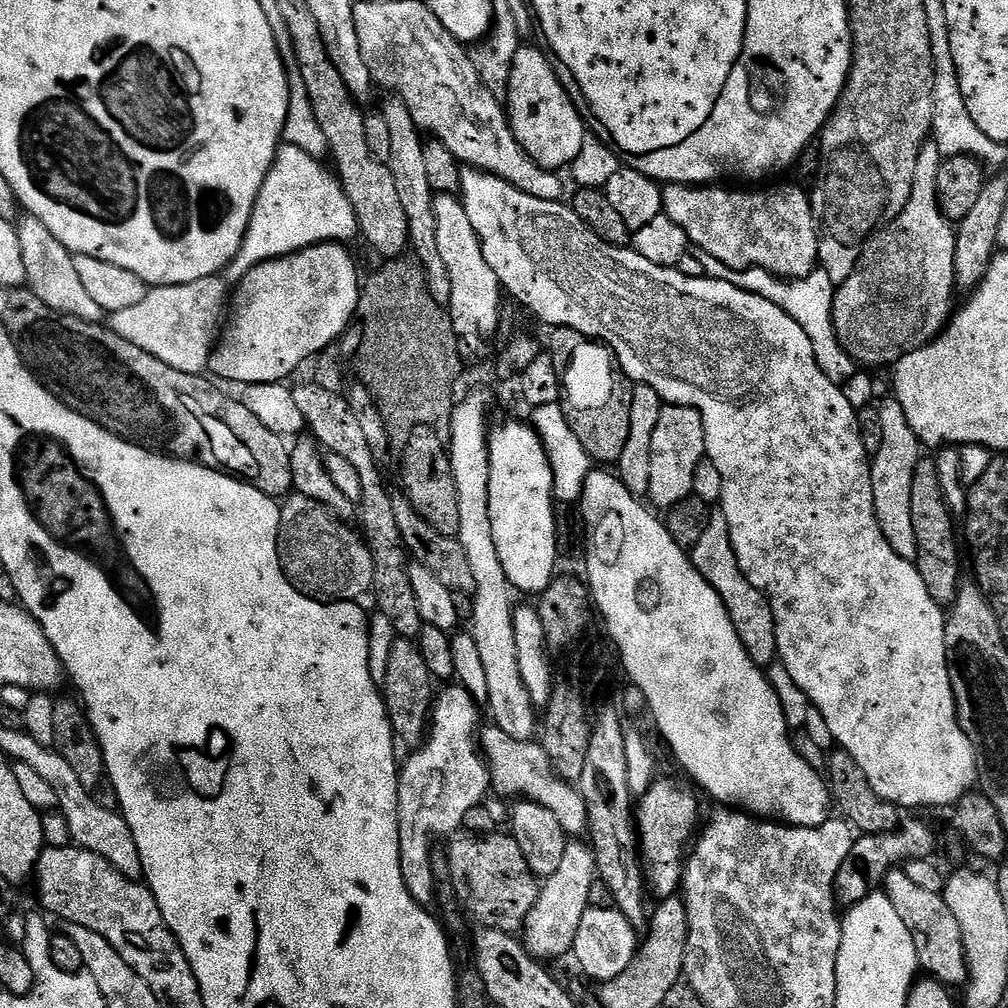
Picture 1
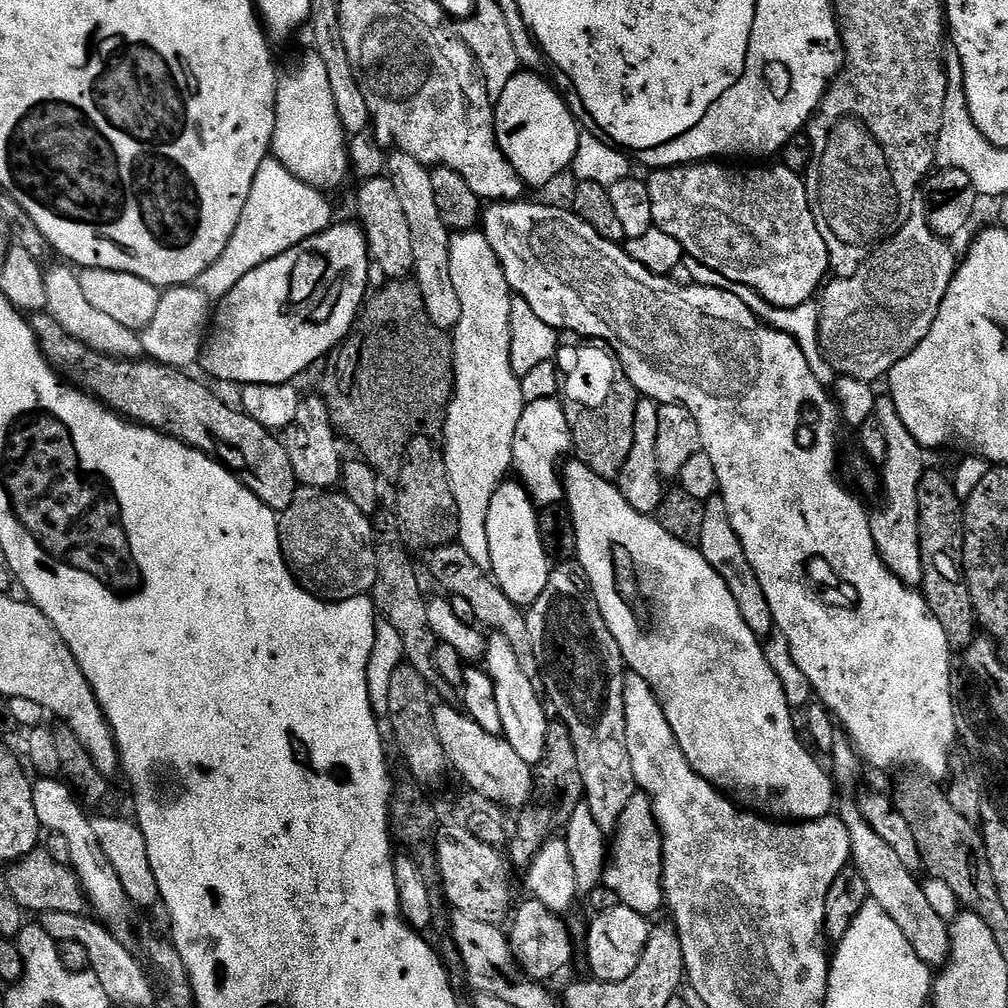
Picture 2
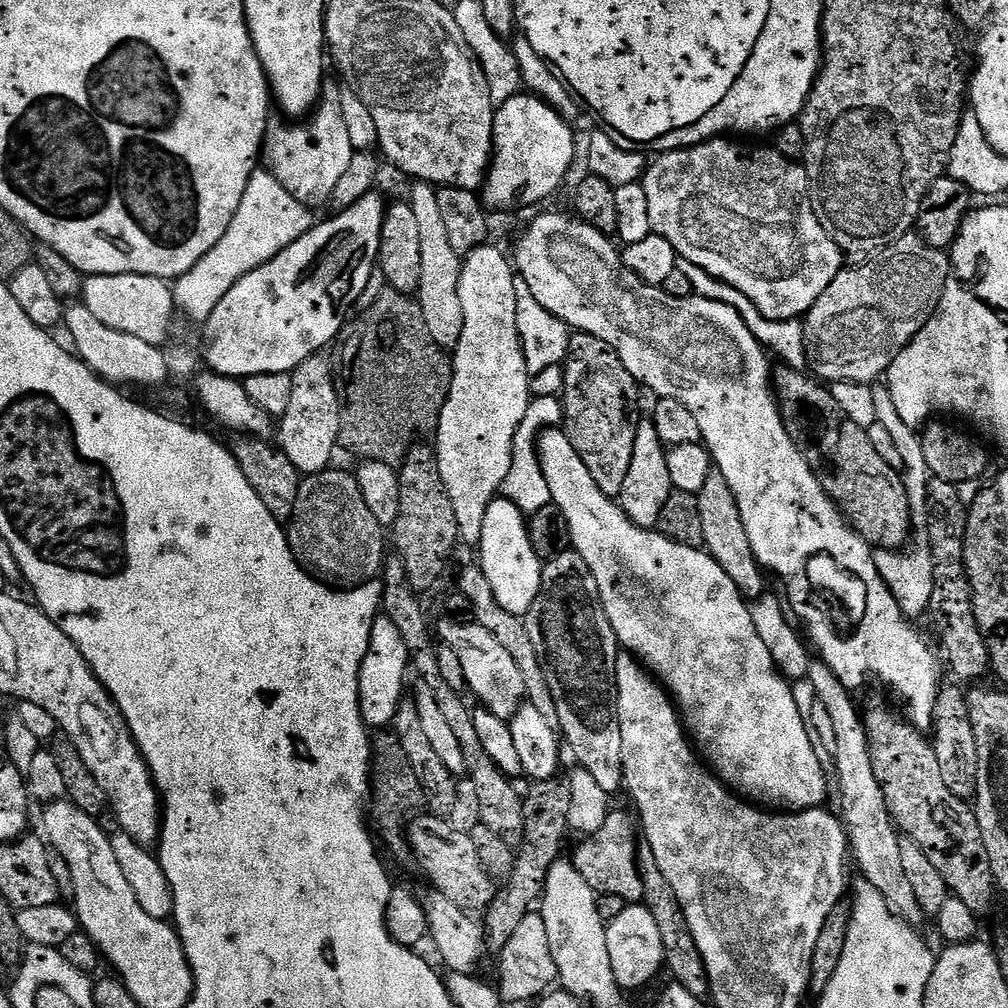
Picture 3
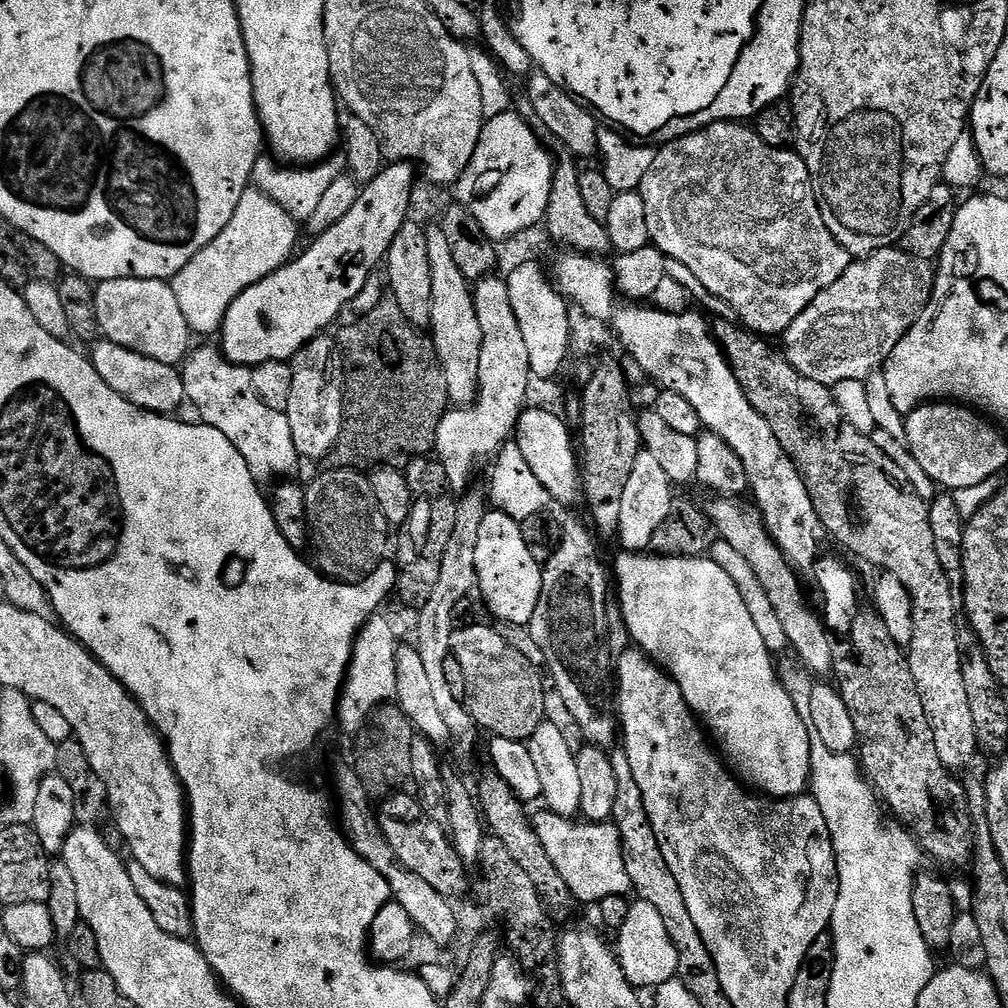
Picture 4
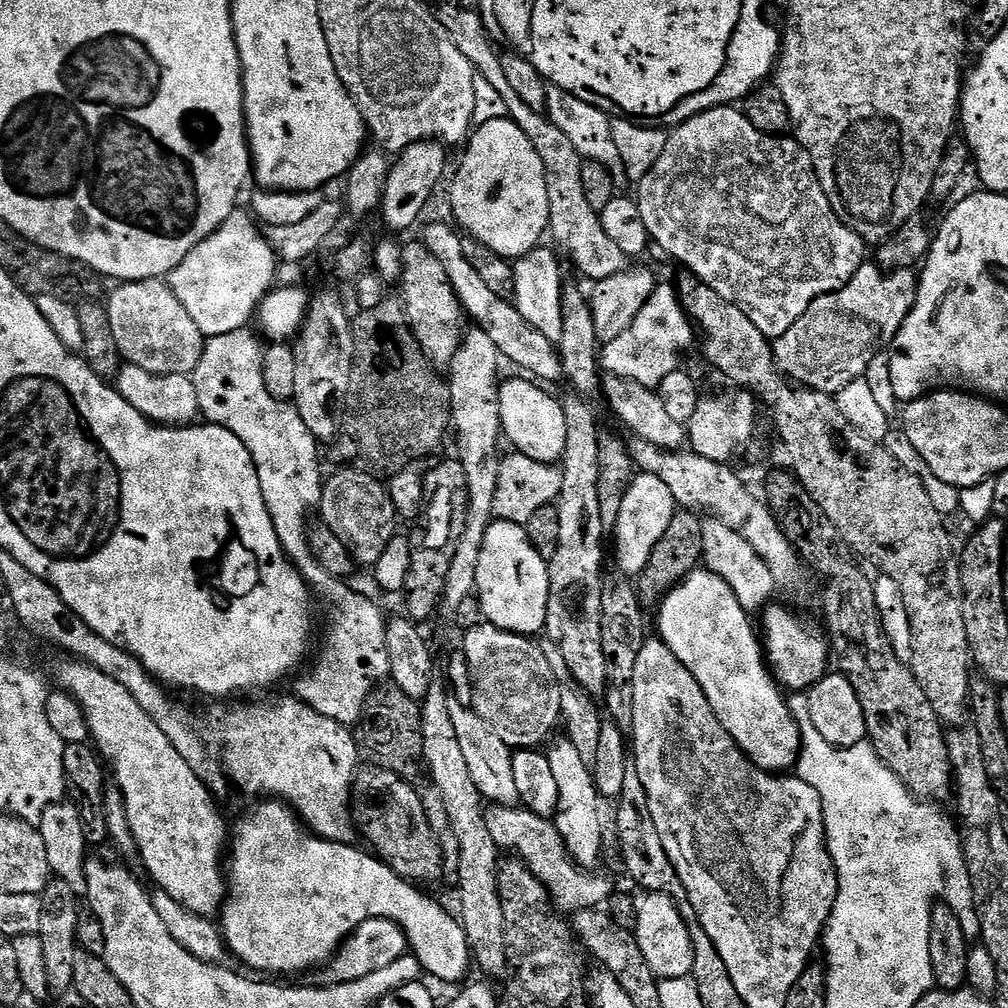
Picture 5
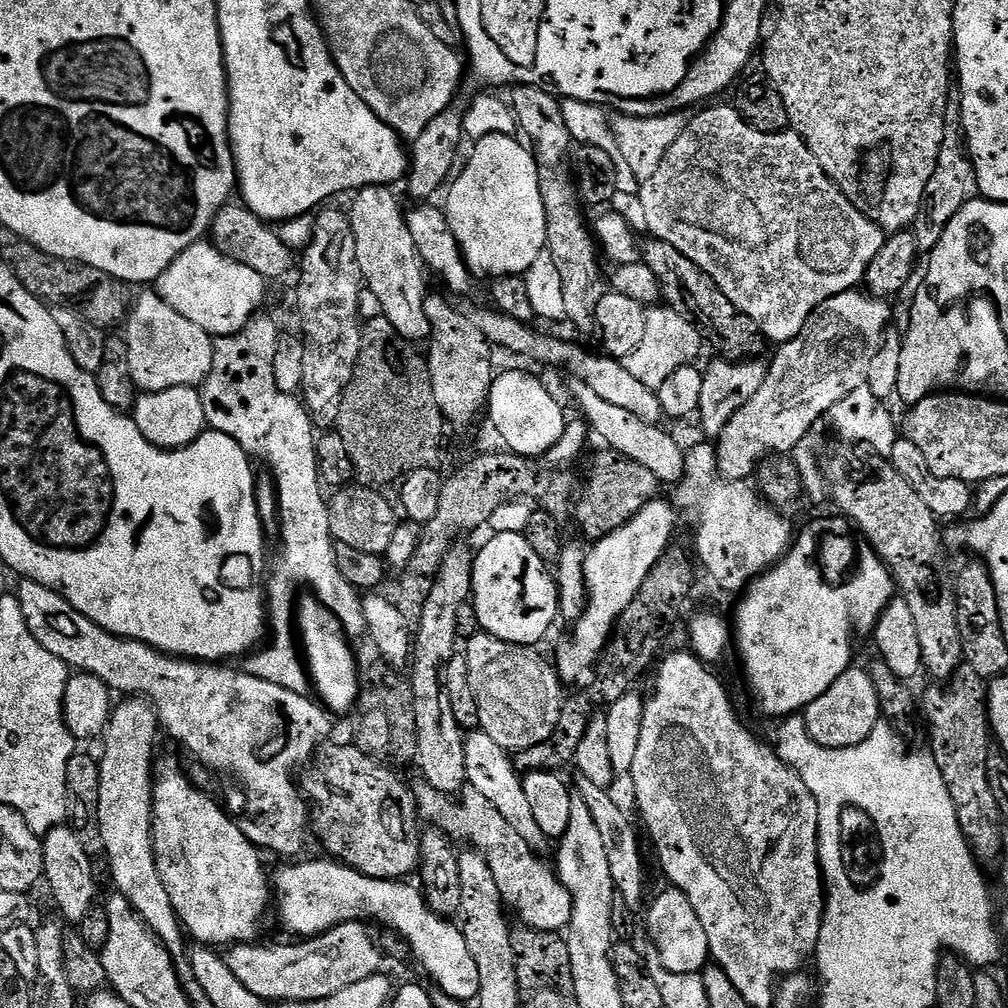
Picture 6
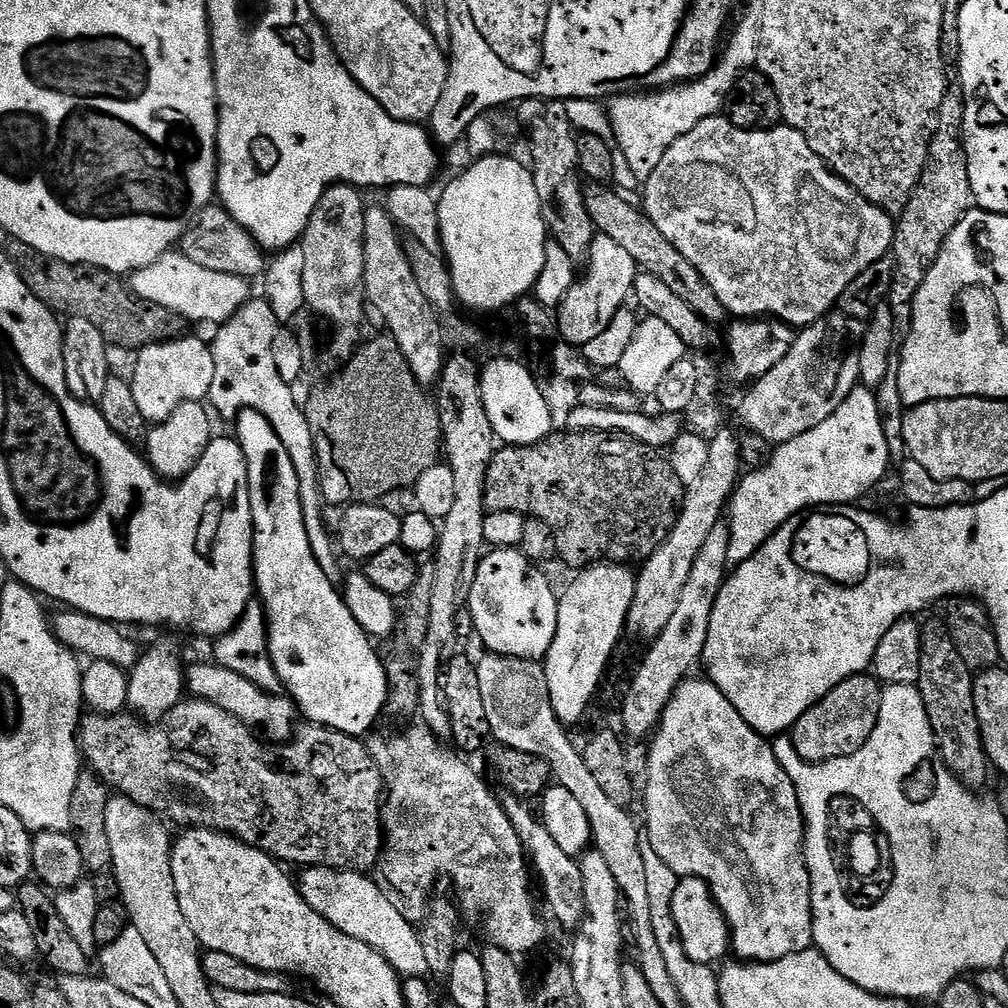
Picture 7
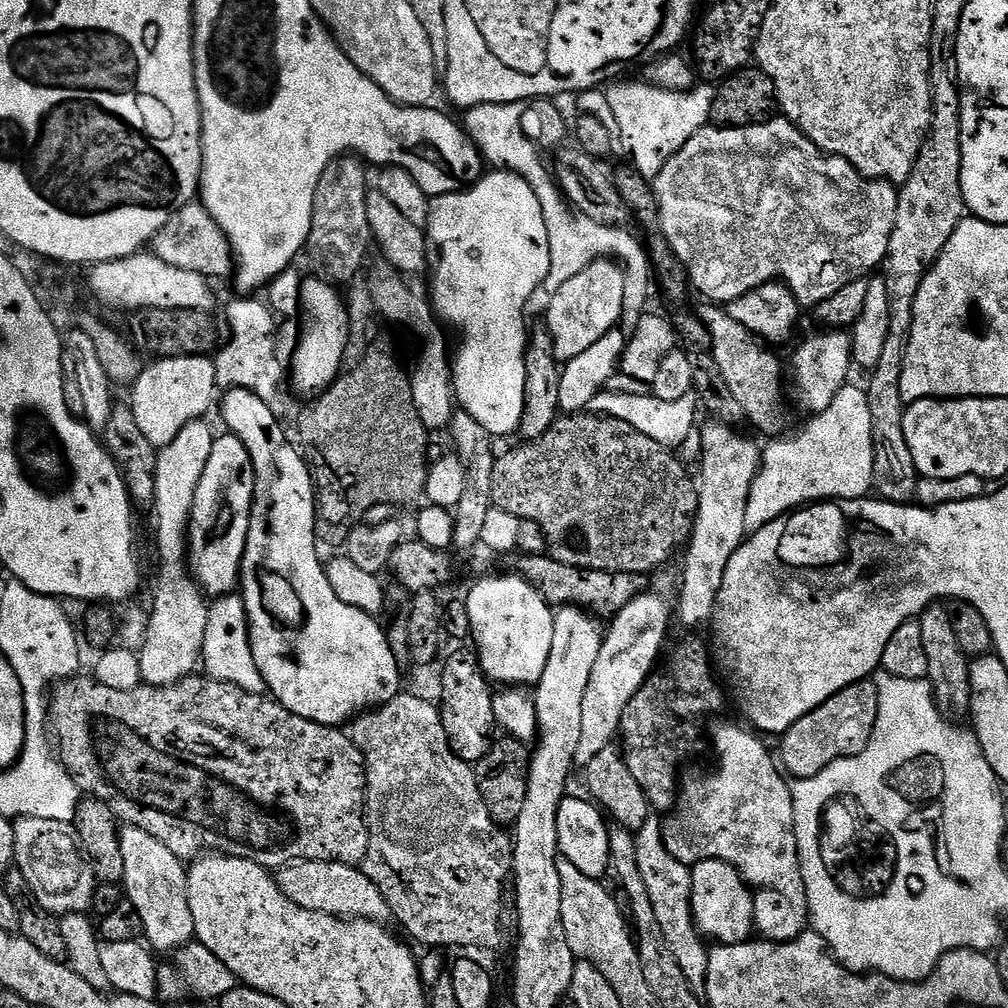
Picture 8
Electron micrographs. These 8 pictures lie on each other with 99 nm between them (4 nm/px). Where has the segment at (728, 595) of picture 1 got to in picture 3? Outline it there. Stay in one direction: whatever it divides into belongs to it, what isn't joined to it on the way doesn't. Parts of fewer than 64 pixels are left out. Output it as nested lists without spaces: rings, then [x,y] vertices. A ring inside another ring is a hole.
[[[718,474],[708,476],[706,486],[702,486],[702,490],[696,493],[696,501],[698,514],[702,517],[703,547],[708,555],[714,558],[714,562],[718,562],[718,566],[722,566],[722,570],[726,570],[734,586],[738,586],[738,590],[749,601],[765,595],[766,576],[760,565],[756,563],[756,559],[752,557],[750,538],[746,538],[746,526],[742,526],[742,518],[738,514],[738,502],[730,486],[726,486],[726,478]]]

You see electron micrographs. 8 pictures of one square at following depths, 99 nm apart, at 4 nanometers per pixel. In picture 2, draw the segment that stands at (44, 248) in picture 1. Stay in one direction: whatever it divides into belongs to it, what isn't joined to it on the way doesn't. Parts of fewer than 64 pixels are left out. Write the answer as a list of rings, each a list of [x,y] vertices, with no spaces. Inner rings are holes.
[[[72,266],[64,268],[48,268],[44,274],[46,284],[46,309],[49,316],[74,338],[81,340],[90,350],[98,350],[107,356],[115,356],[117,360],[138,360],[145,355],[144,347],[140,341],[140,332],[134,328],[121,326],[115,318],[102,314],[90,302],[82,291],[82,282],[77,269]]]

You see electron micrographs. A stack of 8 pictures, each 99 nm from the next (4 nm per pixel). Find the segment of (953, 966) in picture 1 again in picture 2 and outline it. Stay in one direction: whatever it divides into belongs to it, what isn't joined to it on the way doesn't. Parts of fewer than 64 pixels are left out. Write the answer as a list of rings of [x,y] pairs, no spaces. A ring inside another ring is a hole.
[[[852,798],[842,800],[838,804],[838,815],[850,834],[851,863],[858,870],[858,874],[862,874],[862,882],[866,882],[871,903],[882,906],[882,910],[886,910],[886,914],[894,918],[898,930],[902,930],[906,942],[910,942],[914,954],[918,954],[922,962],[926,962],[933,970],[943,968],[952,945],[949,921],[938,918],[938,914],[926,899],[923,883],[919,879],[916,881],[917,877],[910,870],[906,870],[906,866],[902,866],[902,858],[897,858],[894,850],[890,850],[890,846],[886,846],[886,842],[878,838],[859,812],[857,801]]]

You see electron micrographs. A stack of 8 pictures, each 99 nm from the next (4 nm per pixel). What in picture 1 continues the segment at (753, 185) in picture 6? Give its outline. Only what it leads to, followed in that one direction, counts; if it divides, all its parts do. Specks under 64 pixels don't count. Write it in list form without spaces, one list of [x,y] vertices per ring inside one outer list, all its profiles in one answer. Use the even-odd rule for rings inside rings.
[[[666,184],[662,191],[663,215],[686,230],[689,245],[697,244],[705,257],[713,256],[728,270],[761,268],[787,281],[803,280],[817,271],[820,238],[805,189],[784,184],[761,192],[727,192],[724,186]]]

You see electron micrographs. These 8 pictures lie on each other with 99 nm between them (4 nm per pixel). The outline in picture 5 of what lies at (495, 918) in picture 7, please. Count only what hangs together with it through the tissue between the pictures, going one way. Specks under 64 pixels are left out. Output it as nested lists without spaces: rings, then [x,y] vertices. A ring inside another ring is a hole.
[[[496,806],[487,813],[490,834],[497,848],[505,853],[514,854],[515,859],[524,861],[534,878],[548,892],[549,901],[557,913],[575,914],[599,909],[603,905],[600,903],[612,892],[611,882],[604,876],[592,876],[596,874],[572,861],[572,855],[566,850],[552,820],[543,820],[527,810],[520,810],[517,816],[512,816],[512,812],[511,807]]]

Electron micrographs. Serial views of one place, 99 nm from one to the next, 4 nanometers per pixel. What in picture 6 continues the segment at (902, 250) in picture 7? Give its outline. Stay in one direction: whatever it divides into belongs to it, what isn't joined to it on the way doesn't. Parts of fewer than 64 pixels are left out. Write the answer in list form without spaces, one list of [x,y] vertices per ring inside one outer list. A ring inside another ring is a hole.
[[[949,91],[948,105],[944,115],[944,137],[942,138],[942,146],[938,150],[938,162],[934,166],[934,174],[930,174],[930,182],[926,186],[920,214],[910,229],[916,239],[917,249],[924,254],[931,252],[934,246],[938,246],[946,226],[954,218],[954,214],[958,214],[958,210],[962,210],[962,206],[968,203],[974,192],[972,161],[966,155],[966,141],[960,122],[959,103],[959,91]]]

